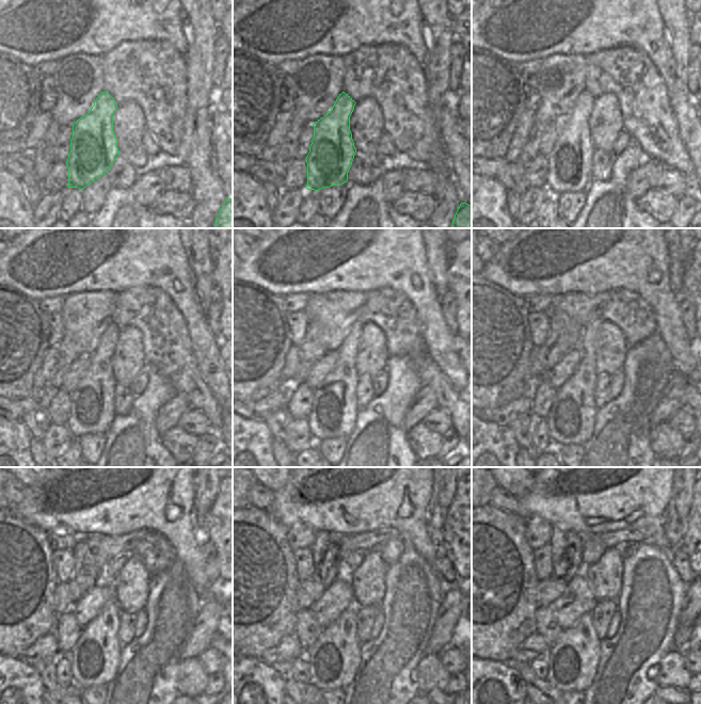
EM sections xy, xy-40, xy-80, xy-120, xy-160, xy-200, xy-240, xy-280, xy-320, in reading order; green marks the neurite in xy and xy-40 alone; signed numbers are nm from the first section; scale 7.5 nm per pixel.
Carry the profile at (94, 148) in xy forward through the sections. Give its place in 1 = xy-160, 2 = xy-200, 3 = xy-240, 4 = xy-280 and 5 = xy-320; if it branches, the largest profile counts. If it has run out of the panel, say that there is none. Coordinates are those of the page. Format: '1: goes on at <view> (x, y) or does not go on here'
1: goes on at xy-160 (334, 410)
2: goes on at xy-200 (572, 417)
3: goes on at xy-240 (94, 659)
4: goes on at xy-280 (334, 658)
5: goes on at xy-320 (573, 658)

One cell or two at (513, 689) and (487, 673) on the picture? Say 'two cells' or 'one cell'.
one cell

